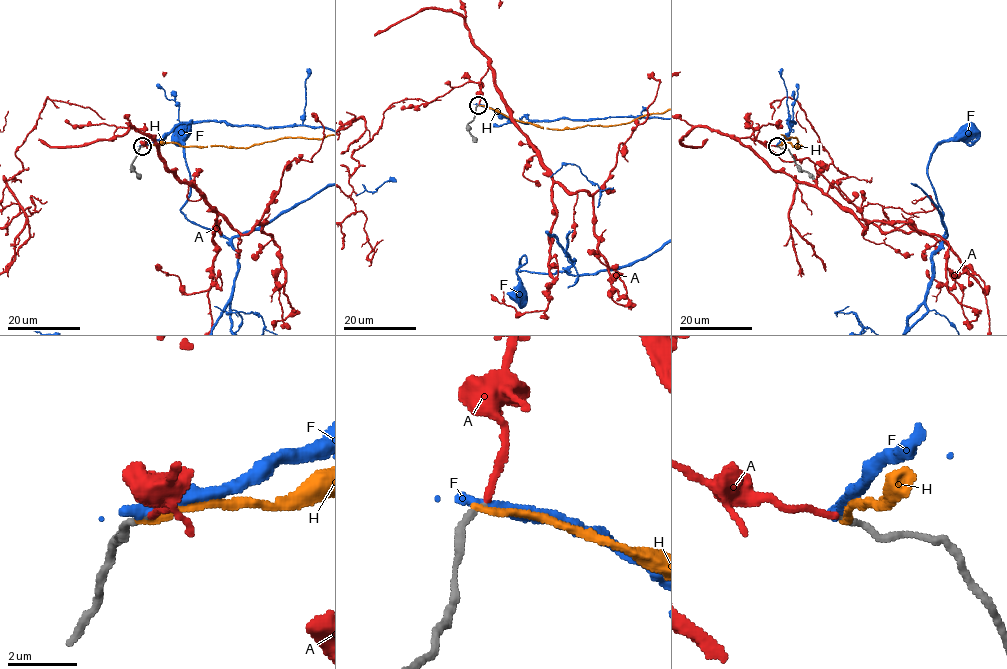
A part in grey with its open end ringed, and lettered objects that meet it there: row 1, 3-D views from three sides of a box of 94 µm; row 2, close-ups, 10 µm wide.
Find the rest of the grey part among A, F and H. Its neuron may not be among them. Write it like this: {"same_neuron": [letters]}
{"same_neuron": ["A"]}

